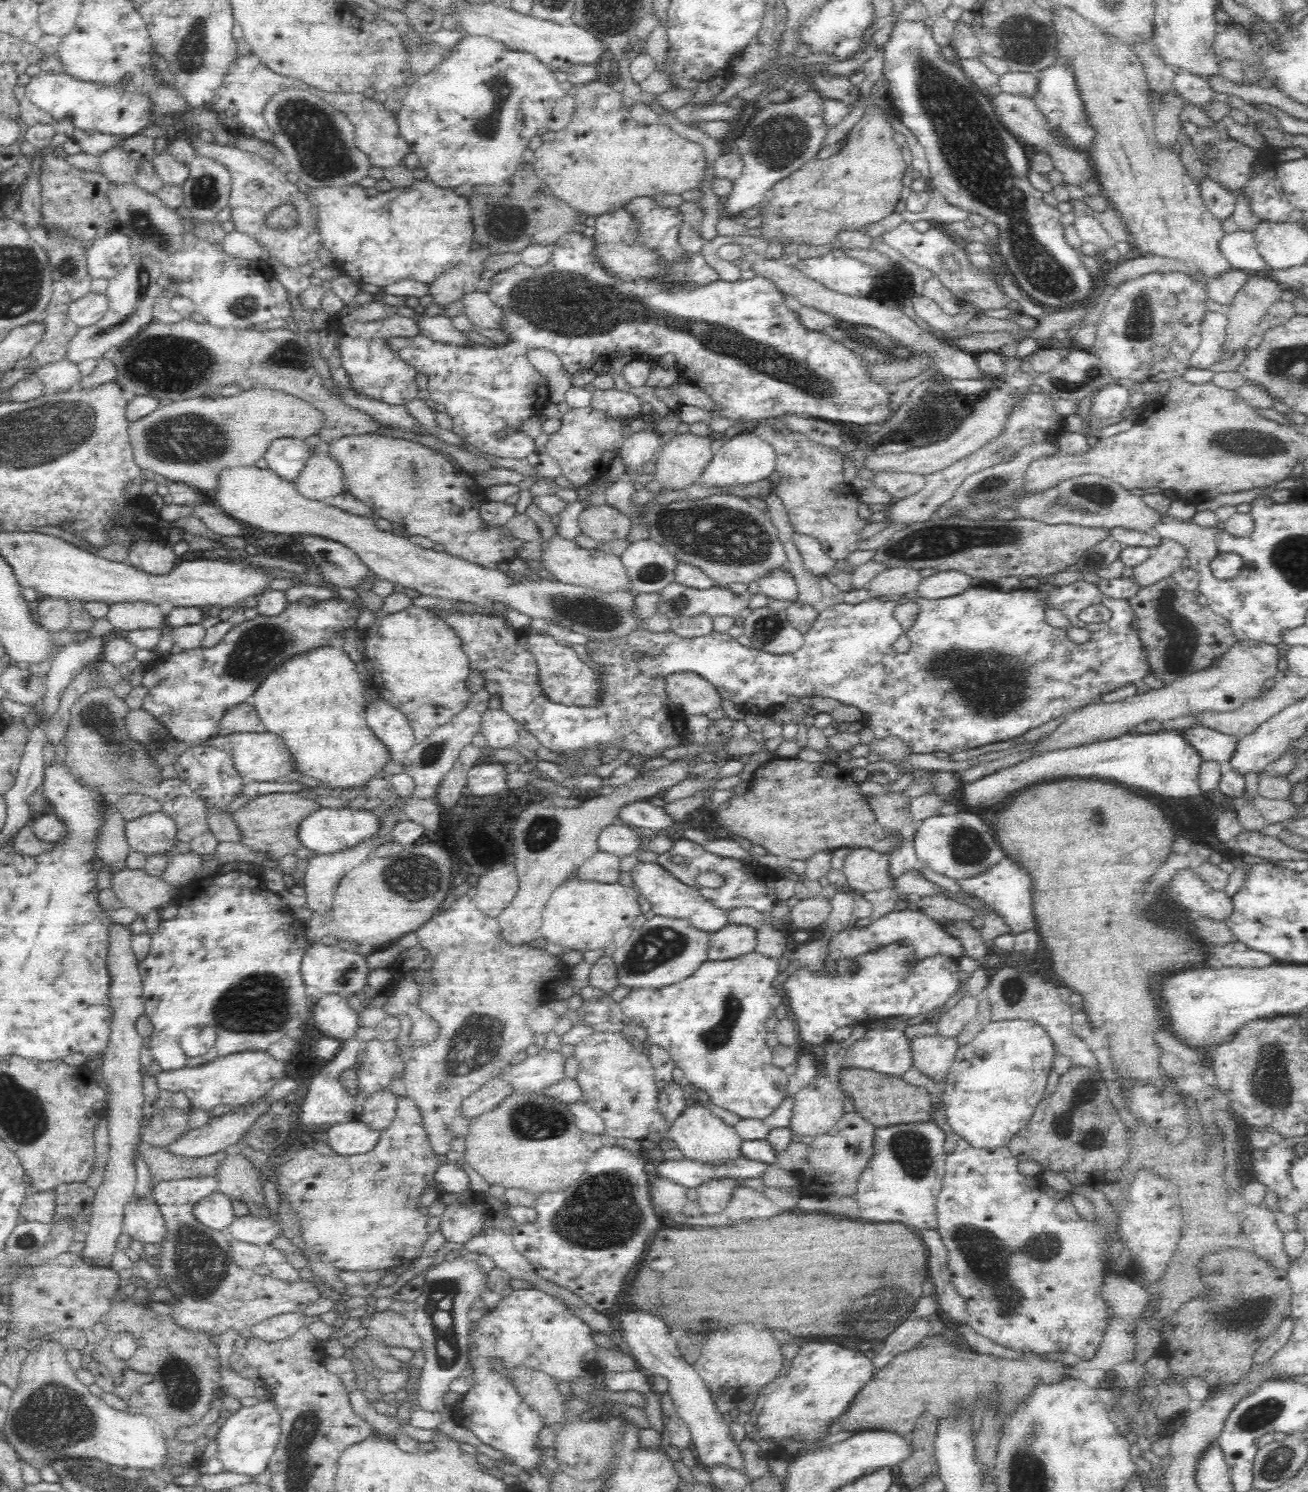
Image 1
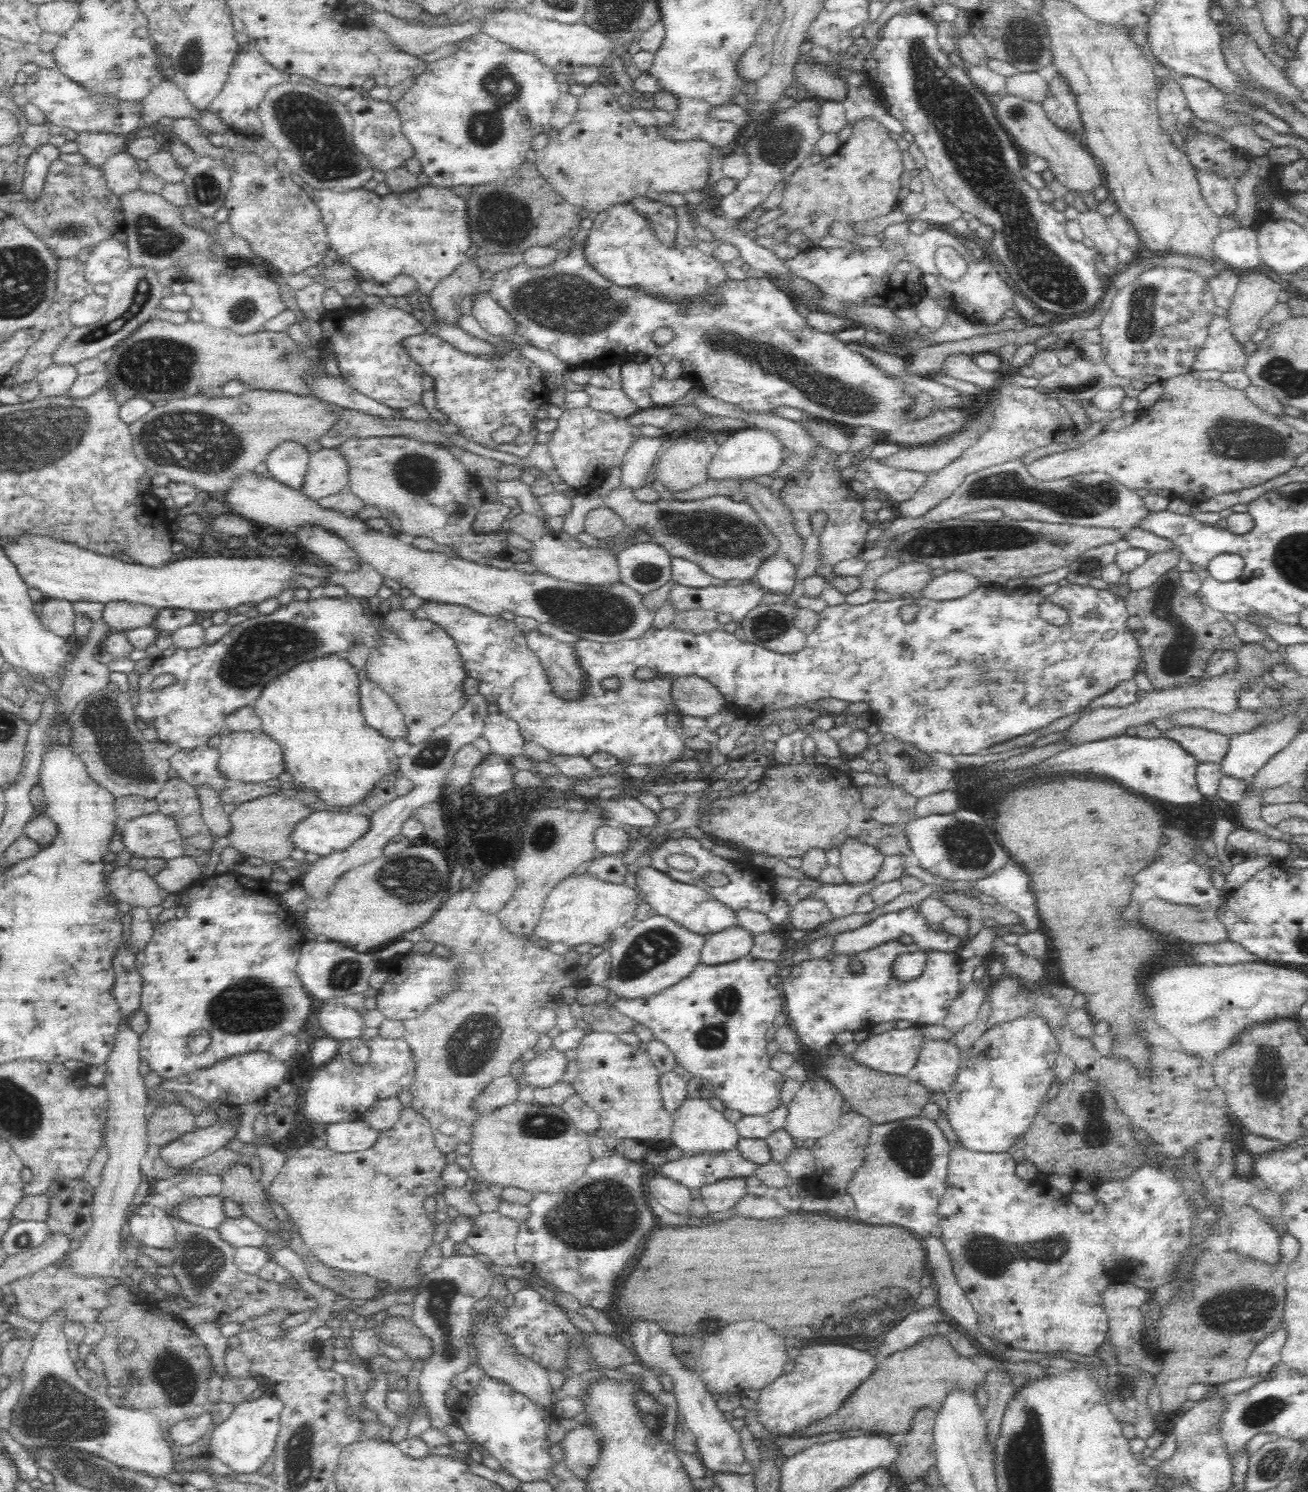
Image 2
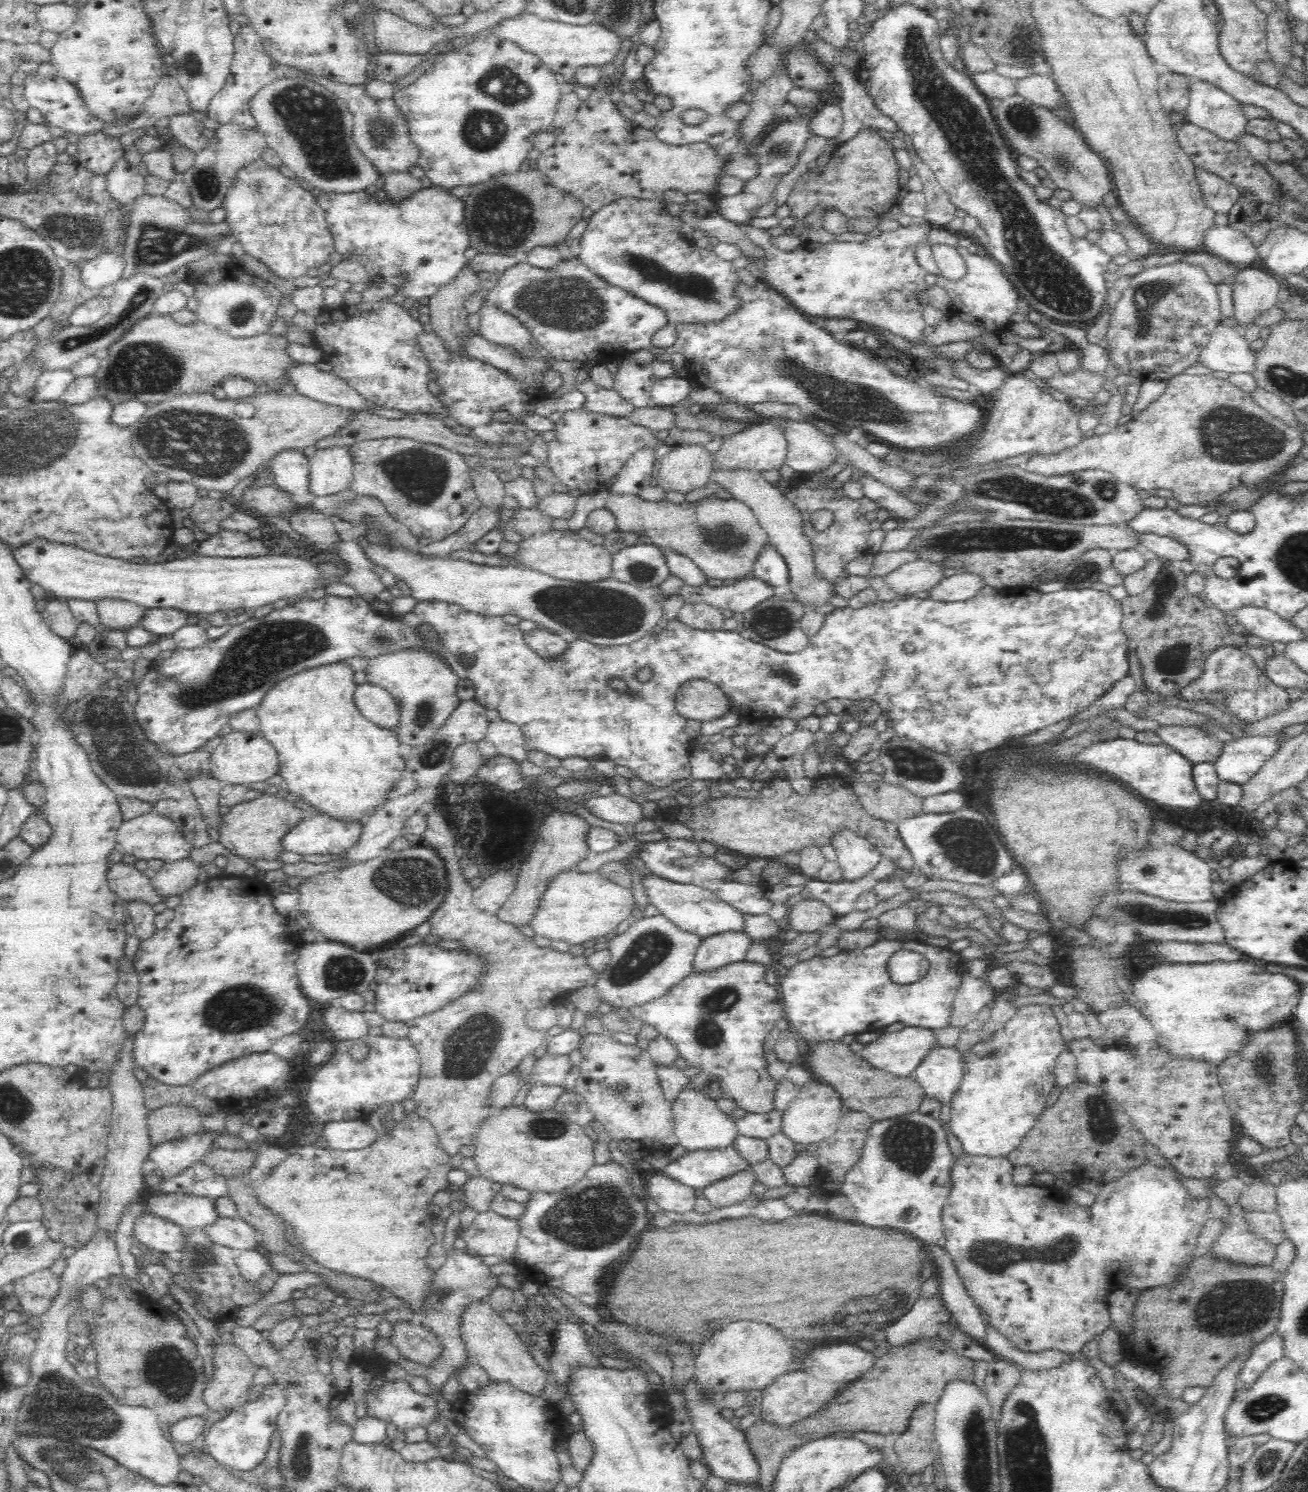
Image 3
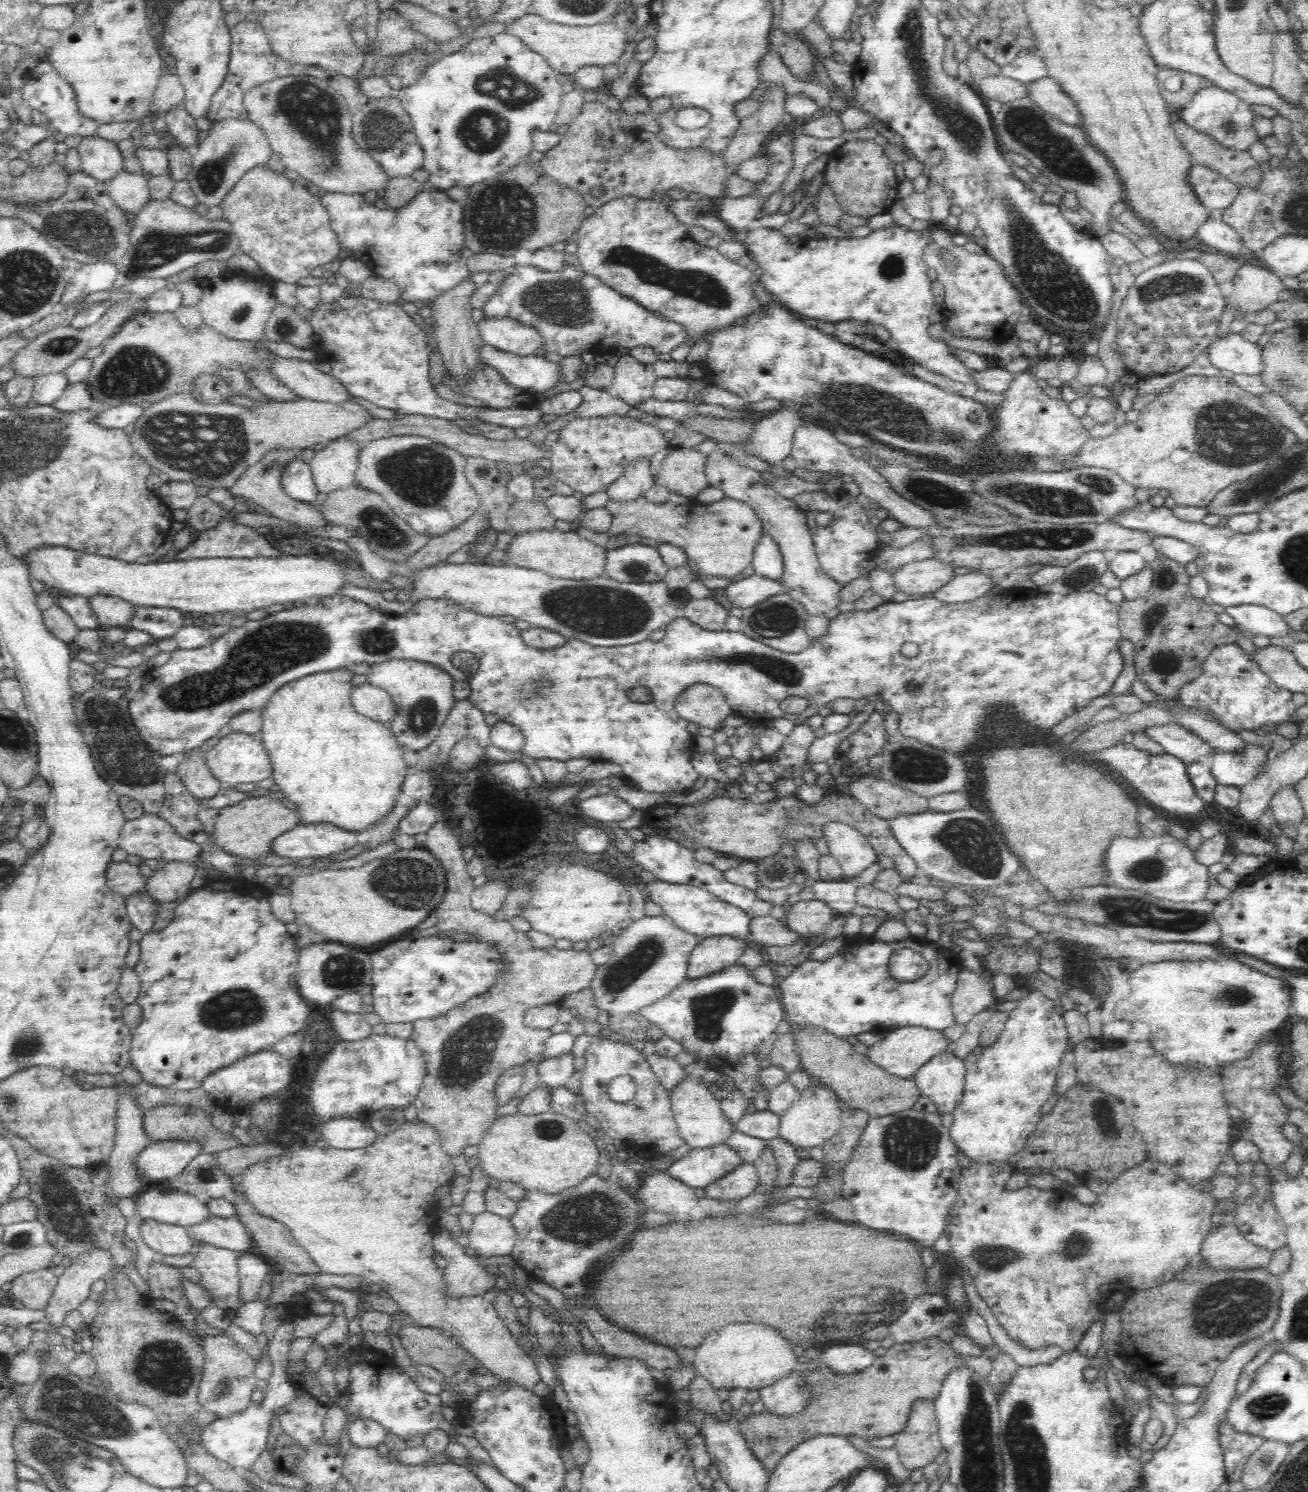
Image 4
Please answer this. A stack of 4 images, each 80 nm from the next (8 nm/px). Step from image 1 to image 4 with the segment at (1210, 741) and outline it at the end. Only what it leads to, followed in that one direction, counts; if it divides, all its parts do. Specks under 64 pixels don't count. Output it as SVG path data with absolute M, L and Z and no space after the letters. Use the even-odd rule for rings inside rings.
M1178 723L1149 727L1145 734L1162 746L1162 752L1182 759L1186 765L1217 753L1206 741L1202 741L1202 738Z

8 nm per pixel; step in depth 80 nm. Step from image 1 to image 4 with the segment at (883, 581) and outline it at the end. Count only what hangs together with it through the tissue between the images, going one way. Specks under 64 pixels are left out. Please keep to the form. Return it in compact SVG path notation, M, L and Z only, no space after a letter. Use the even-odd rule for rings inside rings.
M934 558L909 562L896 569L892 581L901 597L931 596L954 576L954 567Z

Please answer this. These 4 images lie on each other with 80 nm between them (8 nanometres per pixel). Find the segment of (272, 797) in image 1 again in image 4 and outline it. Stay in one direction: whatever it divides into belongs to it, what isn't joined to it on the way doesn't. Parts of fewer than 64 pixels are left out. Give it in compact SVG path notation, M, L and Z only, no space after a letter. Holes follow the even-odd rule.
M270 795L259 796L222 809L216 820L212 836L215 837L216 846L228 854L240 858L262 860L272 856L276 838L299 824L298 811L287 808L282 799L274 799Z

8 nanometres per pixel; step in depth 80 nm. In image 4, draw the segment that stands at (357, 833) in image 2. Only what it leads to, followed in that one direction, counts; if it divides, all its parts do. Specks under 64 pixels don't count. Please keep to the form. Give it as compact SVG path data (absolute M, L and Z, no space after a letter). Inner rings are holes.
M326 822L300 823L274 840L273 853L298 860L324 858L352 848L357 833Z

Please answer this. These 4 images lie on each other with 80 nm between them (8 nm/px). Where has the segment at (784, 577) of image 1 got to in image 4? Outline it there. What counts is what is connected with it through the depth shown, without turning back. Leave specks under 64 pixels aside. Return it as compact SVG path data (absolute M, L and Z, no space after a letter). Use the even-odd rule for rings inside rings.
M766 531L760 537L759 546L754 552L750 572L778 583L782 582L784 572L783 558L776 542Z

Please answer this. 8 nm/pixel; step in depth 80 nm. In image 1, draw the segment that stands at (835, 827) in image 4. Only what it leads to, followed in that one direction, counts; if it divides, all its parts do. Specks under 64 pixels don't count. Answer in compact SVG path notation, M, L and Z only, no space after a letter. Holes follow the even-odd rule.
M854 847L845 858L843 874L848 889L855 894L897 890L896 879L889 871L890 853L879 853L866 847Z

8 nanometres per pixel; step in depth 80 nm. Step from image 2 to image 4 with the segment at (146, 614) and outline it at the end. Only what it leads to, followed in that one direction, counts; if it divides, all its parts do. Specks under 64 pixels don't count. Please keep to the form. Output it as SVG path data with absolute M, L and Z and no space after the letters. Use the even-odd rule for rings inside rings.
M94 595L89 601L101 630L114 627L128 629L137 609L130 602L115 596Z

